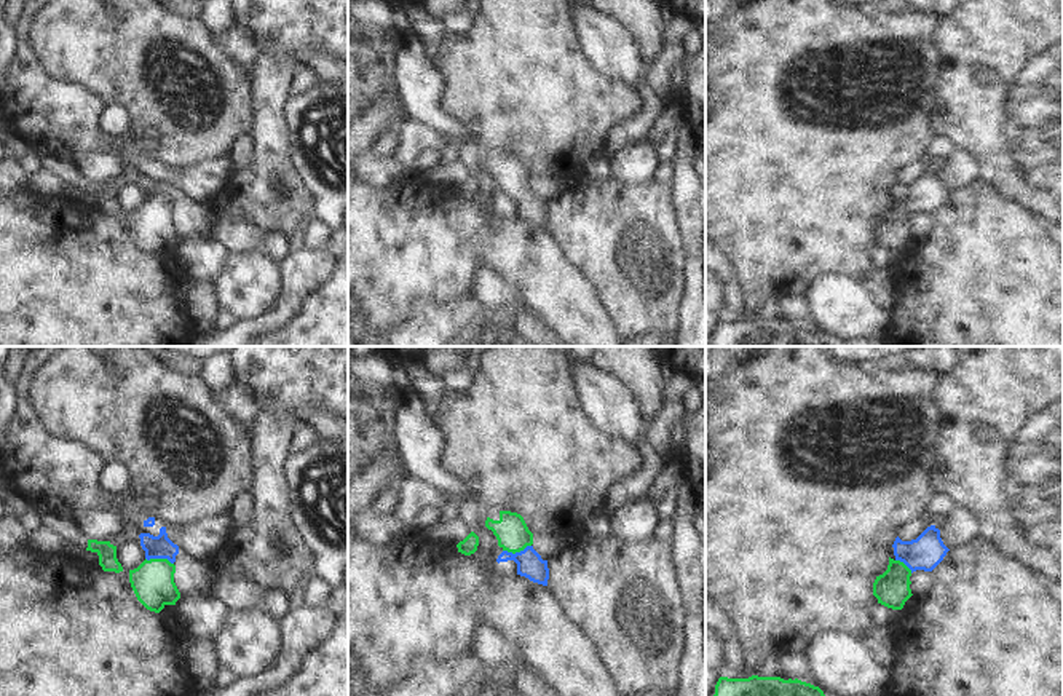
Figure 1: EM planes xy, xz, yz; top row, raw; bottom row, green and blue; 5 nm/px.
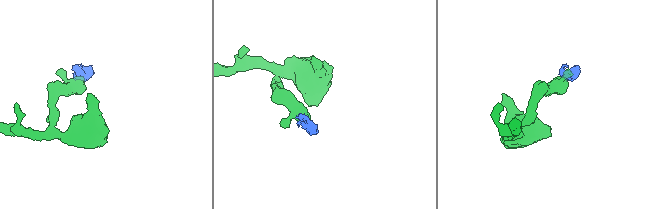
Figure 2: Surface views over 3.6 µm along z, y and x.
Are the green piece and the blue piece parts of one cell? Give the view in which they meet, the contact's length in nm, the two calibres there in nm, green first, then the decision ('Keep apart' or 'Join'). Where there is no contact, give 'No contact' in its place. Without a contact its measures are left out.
Touches green in xy. Shared border 150 nm. Thickness 220 nm (green) against 120 nm. Join.

